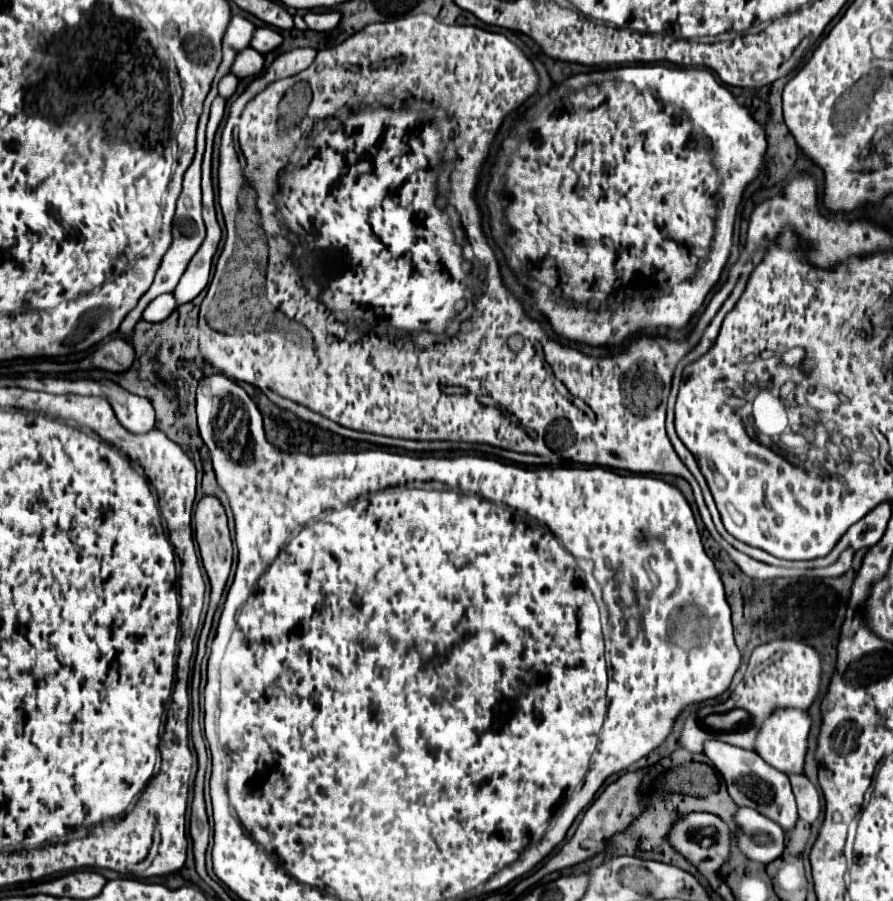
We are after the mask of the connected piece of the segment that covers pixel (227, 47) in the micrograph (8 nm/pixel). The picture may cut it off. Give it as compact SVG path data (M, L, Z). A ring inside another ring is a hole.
M233 16L229 26L227 26L227 32L223 36L223 60L219 64L219 70L215 74L215 80L213 80L213 90L217 86L217 82L229 74L229 68L231 68L231 62L235 58L235 54L243 48L249 46L249 40L251 40L251 34L253 34L255 26L245 20L243 16Z

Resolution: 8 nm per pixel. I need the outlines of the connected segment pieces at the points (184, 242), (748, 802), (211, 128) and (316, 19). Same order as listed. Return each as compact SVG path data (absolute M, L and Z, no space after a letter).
M203 132L197 136L197 152L195 152L195 158L191 162L191 166L187 168L185 172L185 178L183 178L183 190L181 190L181 196L177 200L177 212L175 212L175 218L173 218L173 242L169 246L169 250L165 252L163 260L161 260L161 266L155 274L155 280L151 284L151 288L139 298L137 306L123 318L121 322L121 332L123 334L129 334L133 330L133 326L141 320L141 312L145 310L145 306L157 298L159 294L163 292L173 292L181 274L185 272L189 260L193 258L193 254L199 250L203 238L205 238L205 224L203 224L203 218L201 218L201 160L203 160L203 150L205 150L205 138L203 138Z
M707 740L703 744L703 754L711 760L715 770L723 776L727 790L729 790L729 796L733 798L733 802L737 806L747 806L747 808L757 810L759 814L777 822L785 832L795 828L799 816L797 816L795 796L791 792L791 784L789 784L787 774L771 768L767 762L763 762L757 756L757 752L745 750L745 748L739 748L739 746L731 746L731 744L725 744L725 742Z
M217 96L211 104L211 114L209 114L209 124L207 124L207 156L213 148L213 136L217 132L217 126L221 122L221 118L223 118L223 108L225 108L225 100L221 96Z
M307 12L303 16L303 20L307 22L309 30L315 30L315 32L325 32L325 30L331 30L335 28L335 24L339 22L339 12Z

